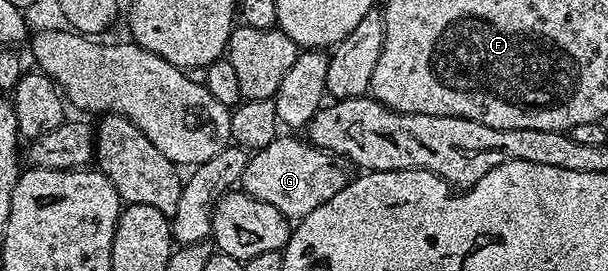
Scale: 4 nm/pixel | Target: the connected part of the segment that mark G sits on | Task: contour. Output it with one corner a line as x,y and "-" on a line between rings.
279,135
267,143
267,147
256,150
247,167
243,167
239,189
259,199
259,203
271,203
284,217
300,219
311,215
315,207
323,207
327,199
339,195
339,191
349,185
351,166
346,157
318,149
304,140
296,141
293,137
296,136

